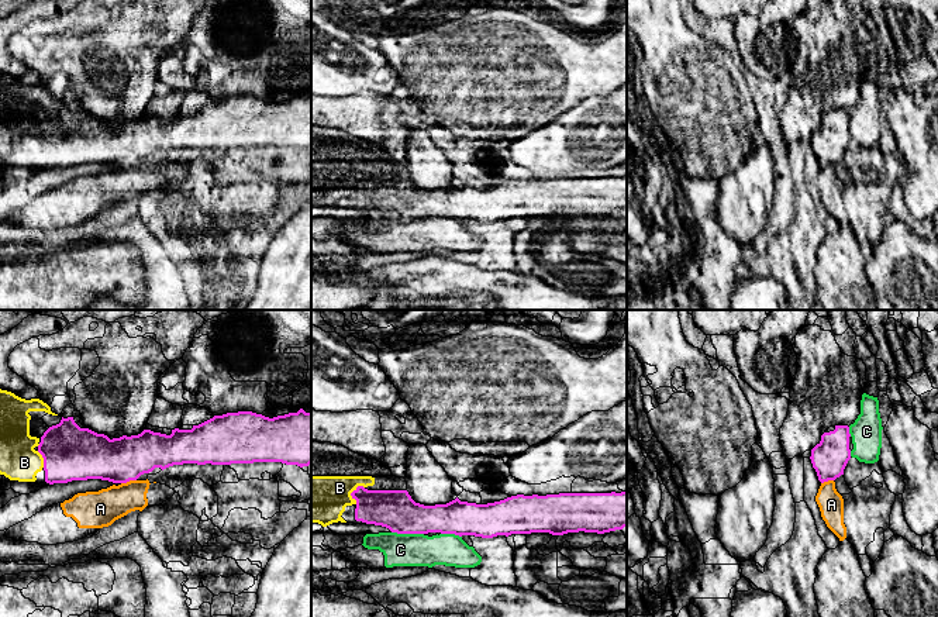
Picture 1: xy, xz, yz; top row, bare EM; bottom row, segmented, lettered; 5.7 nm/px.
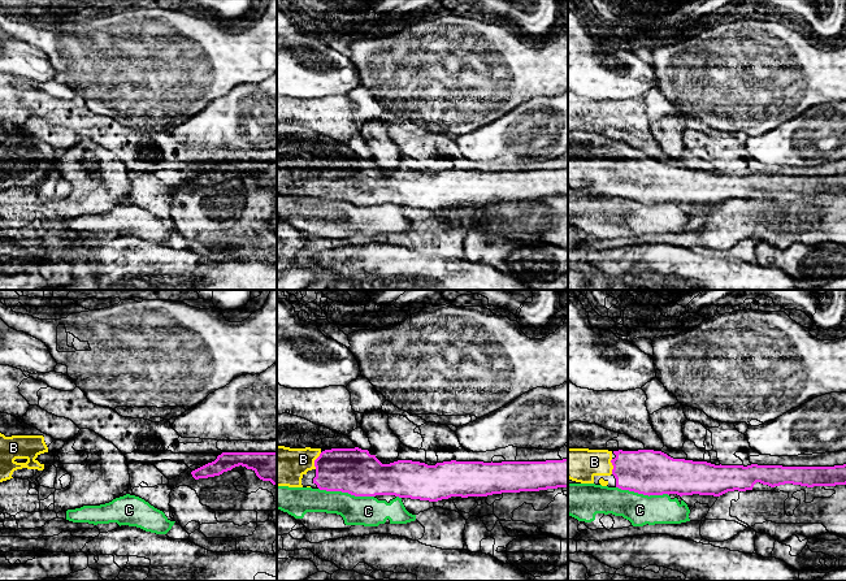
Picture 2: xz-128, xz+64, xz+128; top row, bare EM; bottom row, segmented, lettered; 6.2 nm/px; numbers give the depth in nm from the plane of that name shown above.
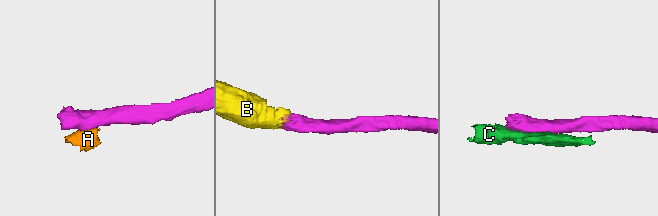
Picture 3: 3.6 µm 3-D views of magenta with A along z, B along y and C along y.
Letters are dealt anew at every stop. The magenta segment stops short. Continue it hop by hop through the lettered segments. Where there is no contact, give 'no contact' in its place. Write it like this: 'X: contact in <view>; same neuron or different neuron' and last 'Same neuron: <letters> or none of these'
A: contact in xy; different neuron
B: contact in xz; same neuron
C: contact in xz; different neuron
Same neuron: B

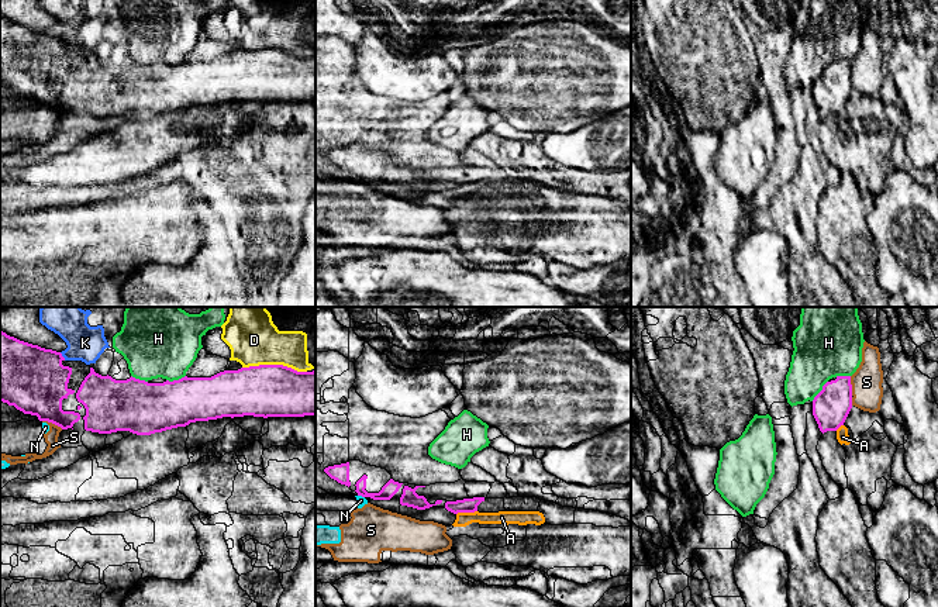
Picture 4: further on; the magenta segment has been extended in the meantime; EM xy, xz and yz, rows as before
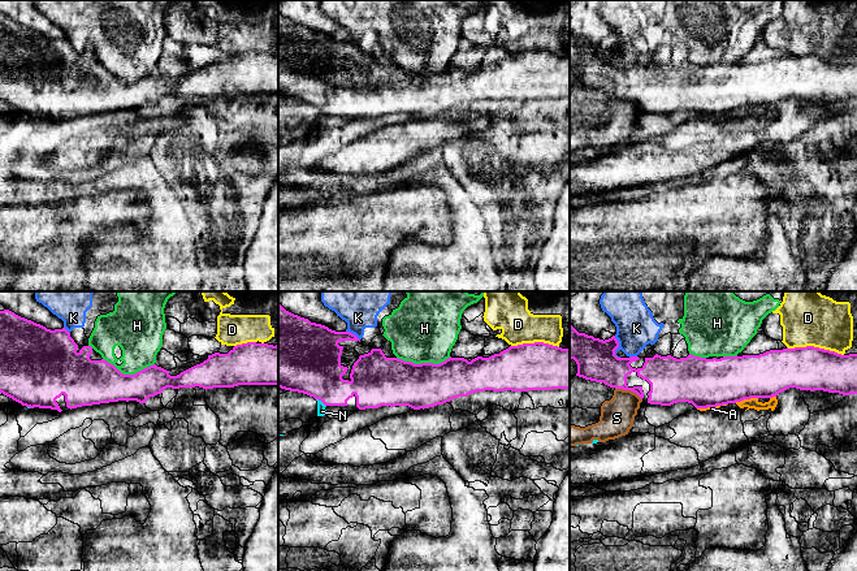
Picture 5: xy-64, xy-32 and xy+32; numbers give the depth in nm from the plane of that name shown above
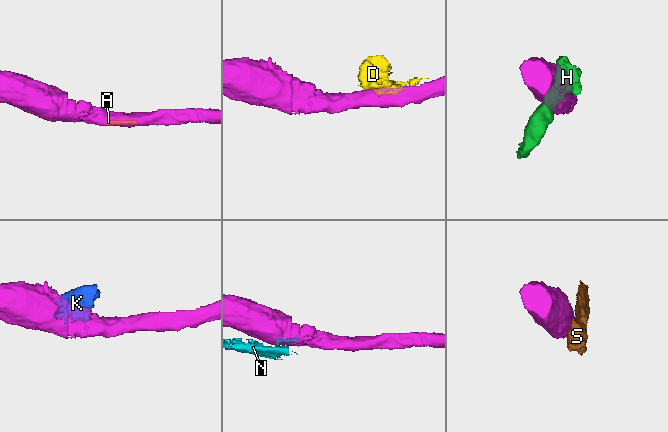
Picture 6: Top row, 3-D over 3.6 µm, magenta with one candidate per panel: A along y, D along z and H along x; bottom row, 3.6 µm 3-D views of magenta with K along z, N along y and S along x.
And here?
A: contact in xz; different neuron
D: contact in xy; different neuron
H: contact in yz; different neuron
K: contact in xy; different neuron
N: contact in xz; different neuron
S: contact in xy; different neuron
Same neuron: none of these

